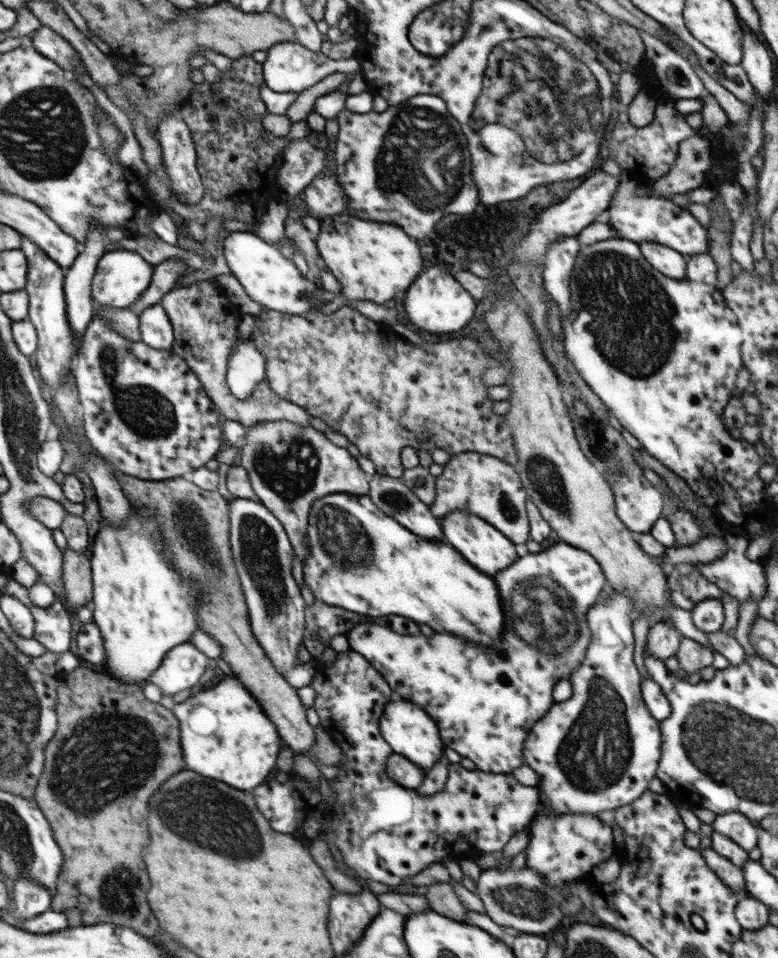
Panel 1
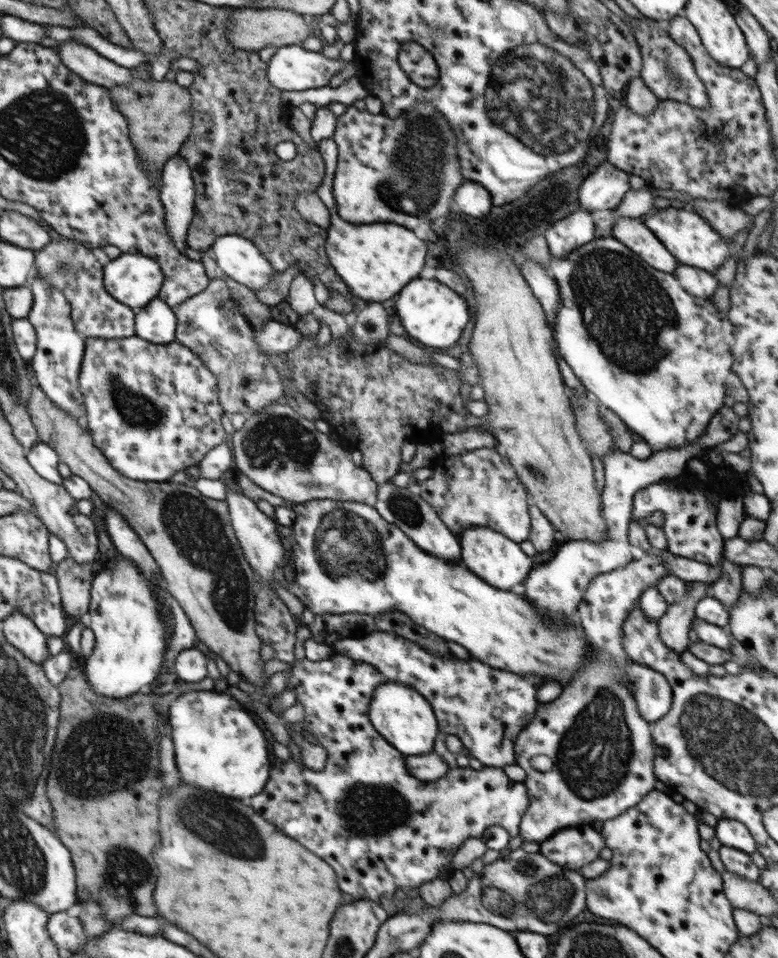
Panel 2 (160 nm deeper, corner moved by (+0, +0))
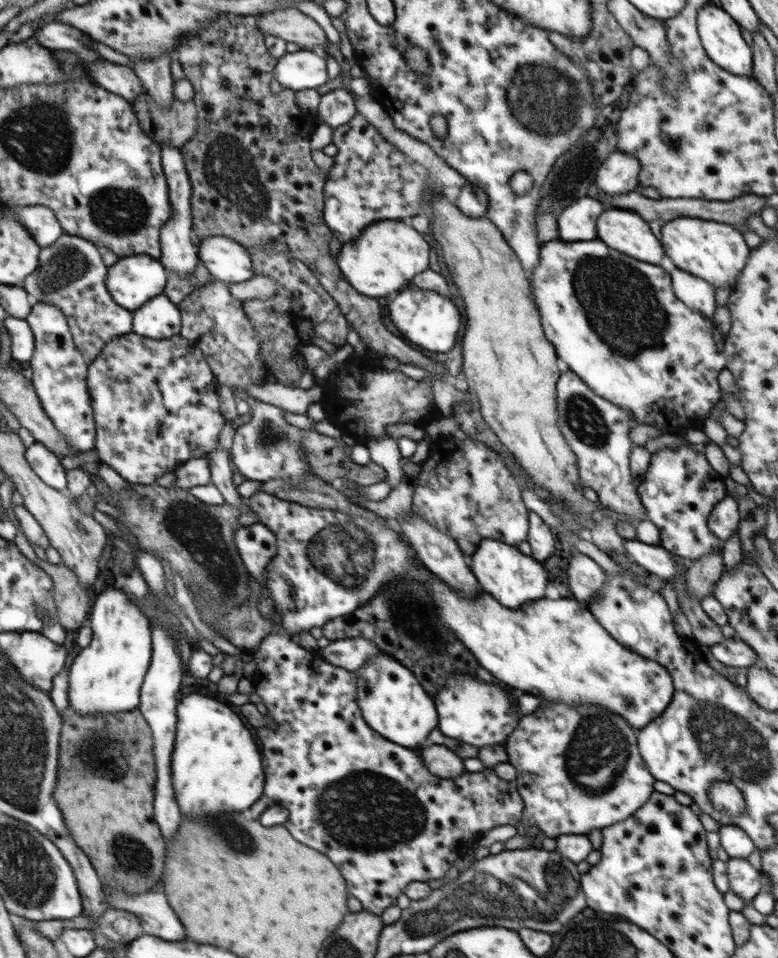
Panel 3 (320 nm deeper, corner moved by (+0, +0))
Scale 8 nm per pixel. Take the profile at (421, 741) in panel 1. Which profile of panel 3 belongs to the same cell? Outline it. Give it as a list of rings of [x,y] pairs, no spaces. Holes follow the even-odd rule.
[[[386,654],[374,655],[369,663],[355,670],[357,674],[358,707],[366,724],[378,735],[406,748],[422,749],[428,744],[428,736],[438,727],[434,700],[414,674],[394,658]]]

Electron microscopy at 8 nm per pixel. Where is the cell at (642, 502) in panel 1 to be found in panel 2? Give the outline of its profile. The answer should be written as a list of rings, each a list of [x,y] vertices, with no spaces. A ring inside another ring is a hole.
[[[664,478],[664,480],[648,485],[643,491],[637,492],[634,495],[632,521],[638,521],[643,524],[642,518],[648,518],[652,516],[653,512],[664,513],[664,534],[667,538],[667,549],[673,554],[679,557],[684,557],[690,560],[697,560],[704,564],[720,564],[723,560],[723,548],[725,540],[717,529],[717,507],[712,505],[712,502],[704,496],[703,493],[695,493],[695,489],[700,487],[697,480],[697,485],[692,486],[690,482],[687,487],[681,486],[675,481],[675,485],[668,485],[666,479],[675,478]]]

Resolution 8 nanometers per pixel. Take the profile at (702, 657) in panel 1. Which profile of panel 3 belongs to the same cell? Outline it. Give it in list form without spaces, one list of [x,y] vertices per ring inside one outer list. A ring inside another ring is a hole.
[[[738,636],[731,639],[724,637],[719,643],[710,646],[709,650],[726,667],[749,668],[751,664],[759,662],[758,653]]]

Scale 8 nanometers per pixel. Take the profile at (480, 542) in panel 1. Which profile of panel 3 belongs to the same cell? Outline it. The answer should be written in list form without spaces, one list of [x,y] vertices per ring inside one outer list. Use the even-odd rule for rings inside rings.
[[[486,538],[479,542],[476,552],[468,562],[481,590],[508,608],[520,608],[545,597],[544,590],[550,579],[543,562],[530,555],[524,555],[516,546]]]

